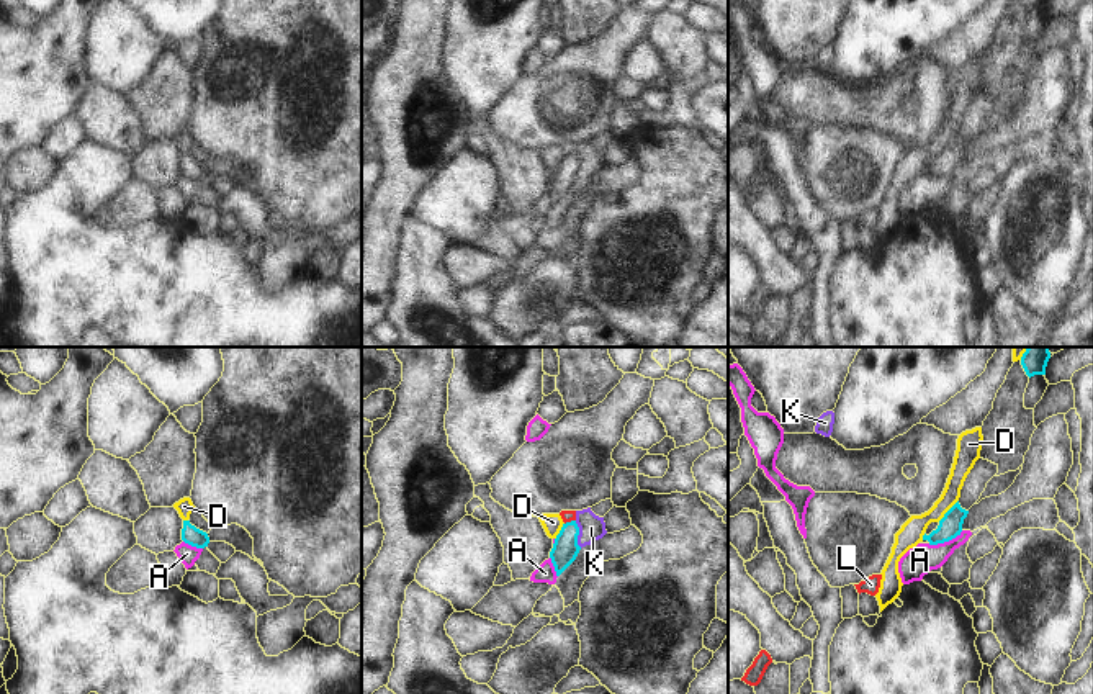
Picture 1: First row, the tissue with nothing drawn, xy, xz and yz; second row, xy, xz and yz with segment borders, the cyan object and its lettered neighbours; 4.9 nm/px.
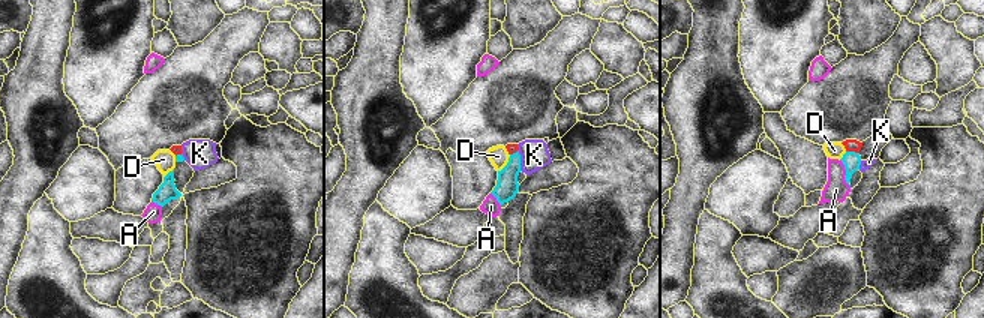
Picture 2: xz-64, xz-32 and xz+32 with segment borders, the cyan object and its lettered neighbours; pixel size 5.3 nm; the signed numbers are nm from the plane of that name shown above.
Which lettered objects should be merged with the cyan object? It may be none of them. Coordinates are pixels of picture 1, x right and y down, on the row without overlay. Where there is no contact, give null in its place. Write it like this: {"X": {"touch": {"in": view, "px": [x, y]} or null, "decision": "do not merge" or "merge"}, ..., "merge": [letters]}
{"A": {"touch": {"in": "yz", "px": [944, 174]}, "decision": "do not merge"}, "D": {"touch": {"in": "yz", "px": [948, 144]}, "decision": "do not merge"}, "K": {"touch": {"in": "xz", "px": [578, 167]}, "decision": "do not merge"}, "L": {"touch": {"in": "xz", "px": [571, 154]}, "decision": "do not merge"}, "merge": []}

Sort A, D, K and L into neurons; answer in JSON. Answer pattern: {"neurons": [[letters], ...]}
{"neurons": [["A"], ["D"], ["K"], ["L"]]}

